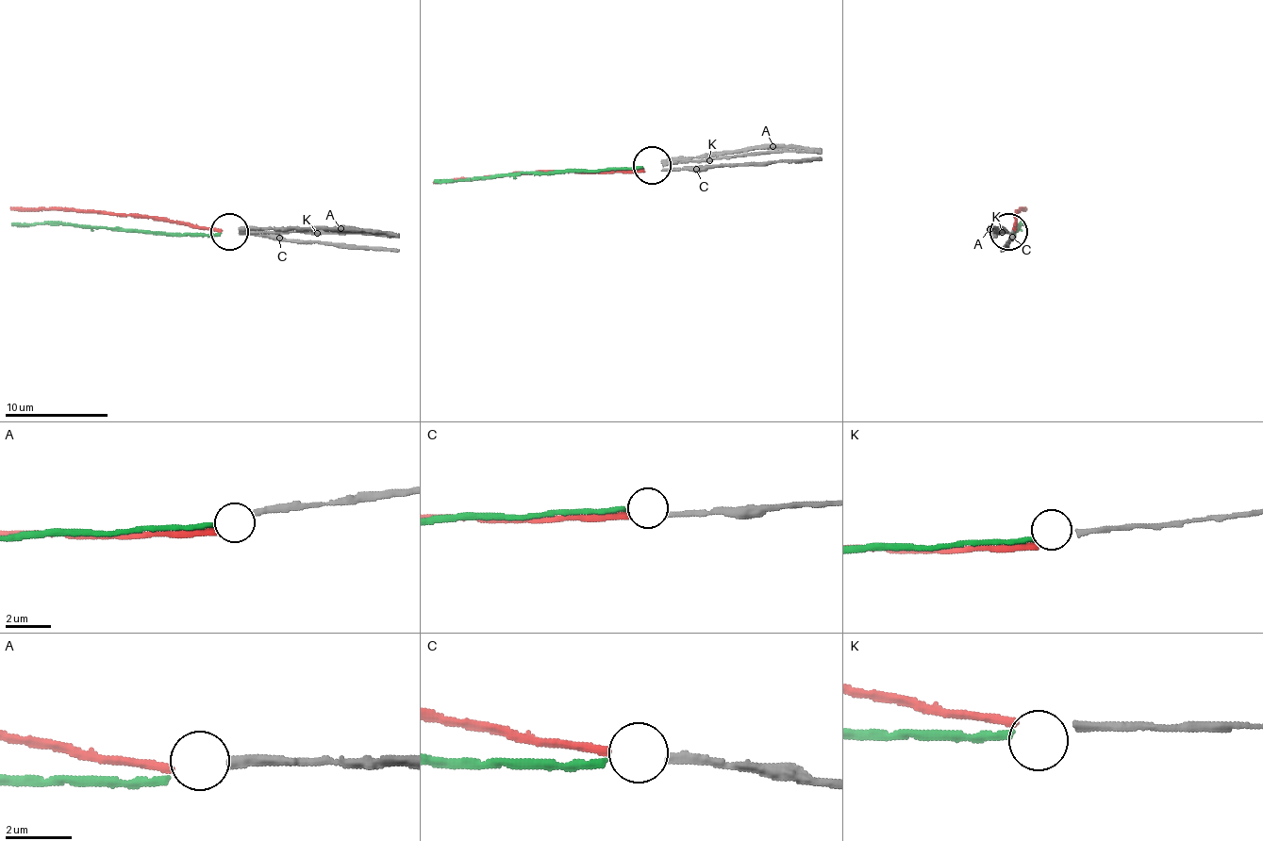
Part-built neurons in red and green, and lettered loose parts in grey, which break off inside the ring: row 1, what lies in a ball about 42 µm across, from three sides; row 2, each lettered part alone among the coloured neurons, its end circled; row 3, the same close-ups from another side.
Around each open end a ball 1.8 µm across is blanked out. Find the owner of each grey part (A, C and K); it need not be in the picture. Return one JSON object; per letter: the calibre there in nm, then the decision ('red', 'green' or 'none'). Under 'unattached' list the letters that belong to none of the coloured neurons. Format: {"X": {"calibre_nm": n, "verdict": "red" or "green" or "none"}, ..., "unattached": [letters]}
{"A": {"calibre_nm": 280, "verdict": "none"}, "C": {"calibre_nm": 240, "verdict": "red"}, "K": {"calibre_nm": 240, "verdict": "green"}, "unattached": ["A"]}

